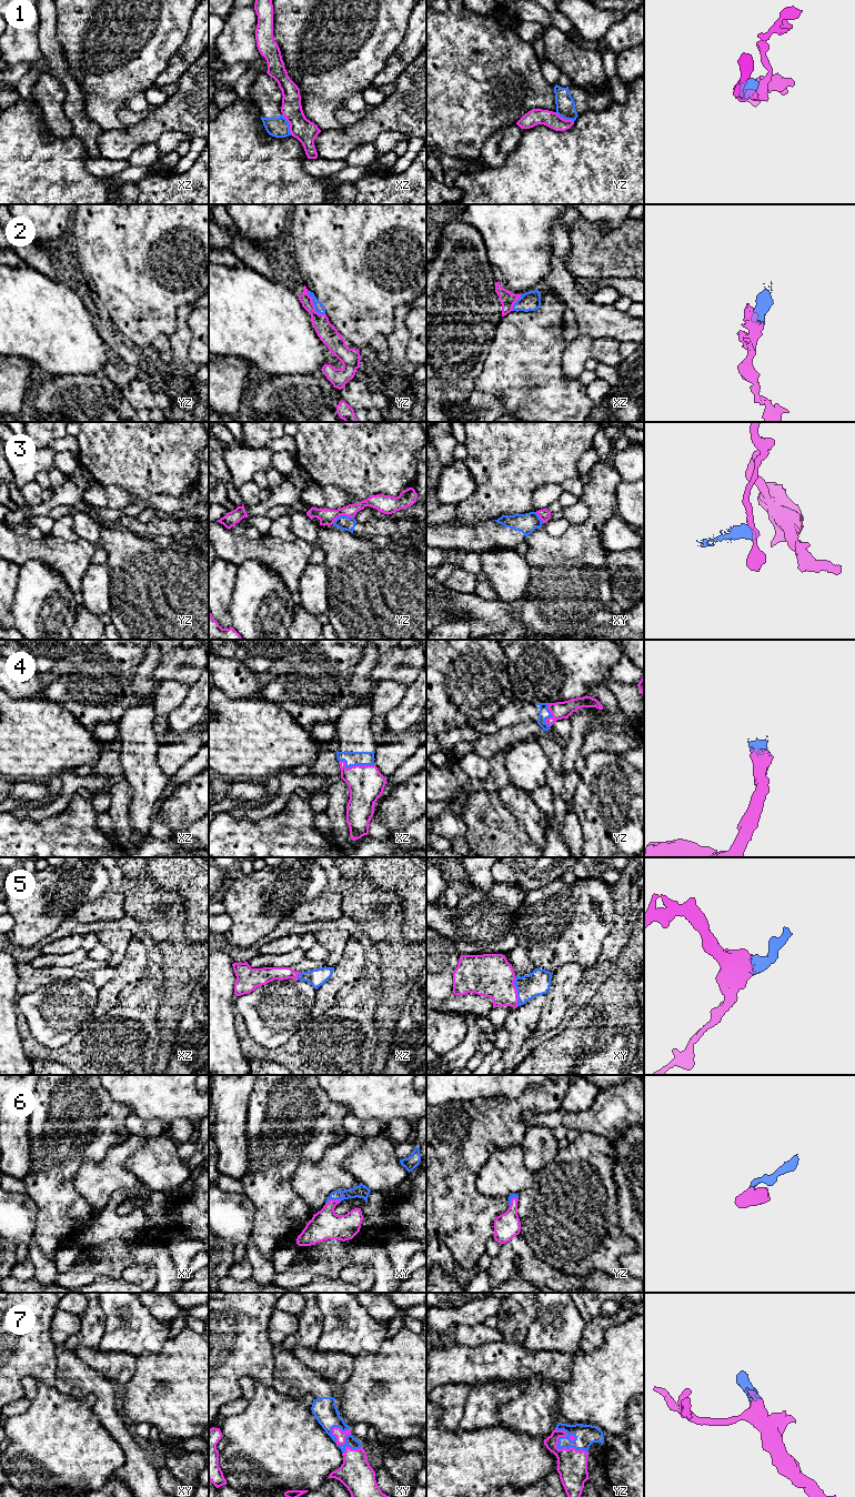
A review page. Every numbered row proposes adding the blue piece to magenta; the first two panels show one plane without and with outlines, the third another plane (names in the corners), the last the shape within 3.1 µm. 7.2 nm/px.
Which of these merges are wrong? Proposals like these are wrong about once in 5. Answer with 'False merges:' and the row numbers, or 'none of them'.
False merges: 1, 3

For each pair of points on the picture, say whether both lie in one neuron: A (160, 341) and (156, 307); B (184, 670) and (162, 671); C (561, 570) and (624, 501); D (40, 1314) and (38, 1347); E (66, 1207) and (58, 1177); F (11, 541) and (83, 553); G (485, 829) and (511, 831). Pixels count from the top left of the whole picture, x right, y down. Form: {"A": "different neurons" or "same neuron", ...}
{"A": "different neurons", "B": "same neuron", "C": "different neurons", "D": "same neuron", "E": "same neuron", "F": "same neuron", "G": "same neuron"}

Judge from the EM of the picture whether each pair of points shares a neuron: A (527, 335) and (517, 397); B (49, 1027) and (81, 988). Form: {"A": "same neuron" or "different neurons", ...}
{"A": "same neuron", "B": "same neuron"}

